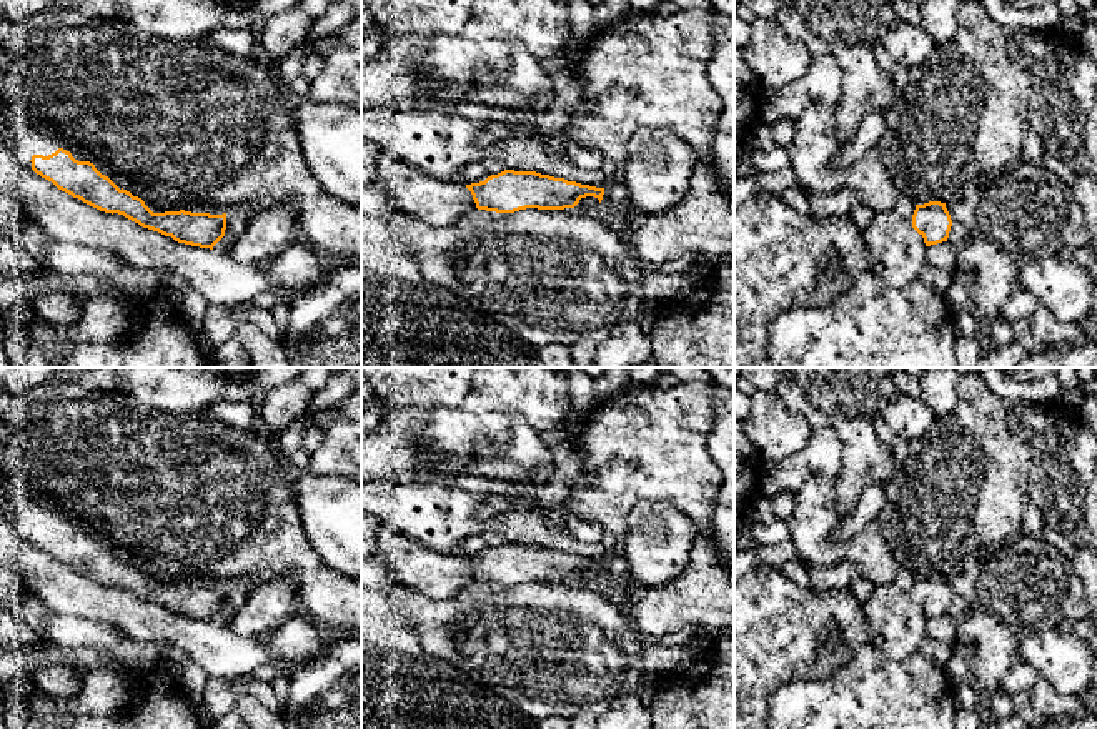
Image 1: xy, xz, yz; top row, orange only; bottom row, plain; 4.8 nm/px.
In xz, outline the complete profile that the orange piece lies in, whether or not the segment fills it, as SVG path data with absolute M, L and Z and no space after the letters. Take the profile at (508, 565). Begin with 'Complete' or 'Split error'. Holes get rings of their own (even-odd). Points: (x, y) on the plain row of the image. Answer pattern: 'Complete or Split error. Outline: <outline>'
Complete. Outline: M504 543L484 554L466 558L478 583L514 586L526 581L574 581L581 571L603 573L604 561L568 554L536 544Z

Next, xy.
Split error. Outline: M22 486L12 489L5 516L27 541L100 584L123 588L143 601L191 619L213 622L225 609L226 586L210 588L185 583L153 586L141 571L120 563L82 526L42 506Z

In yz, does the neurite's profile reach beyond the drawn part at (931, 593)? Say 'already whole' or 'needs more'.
already whole

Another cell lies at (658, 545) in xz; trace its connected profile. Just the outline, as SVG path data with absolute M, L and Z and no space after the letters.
M661 499L638 501L626 519L628 533L619 541L619 553L629 564L626 584L656 588L679 576L692 558L694 539L699 528L673 503Z

